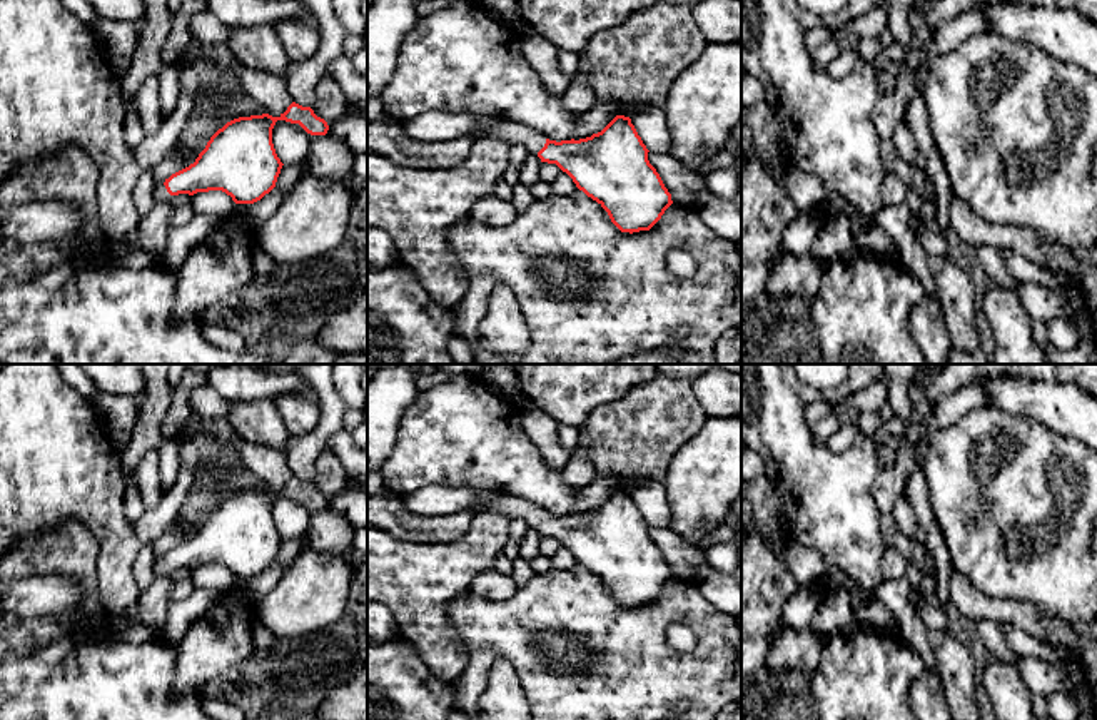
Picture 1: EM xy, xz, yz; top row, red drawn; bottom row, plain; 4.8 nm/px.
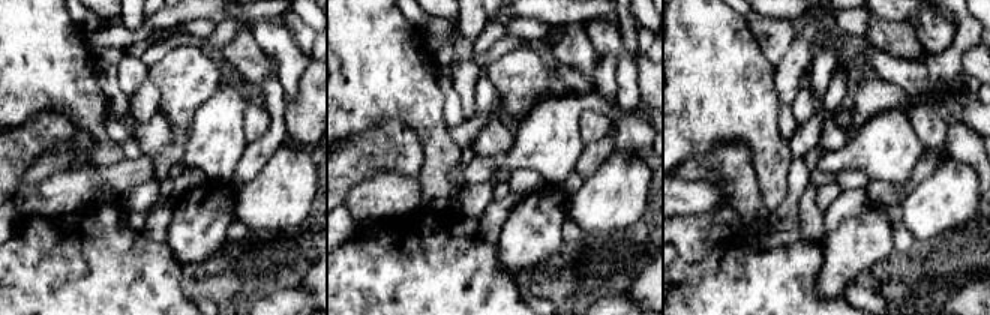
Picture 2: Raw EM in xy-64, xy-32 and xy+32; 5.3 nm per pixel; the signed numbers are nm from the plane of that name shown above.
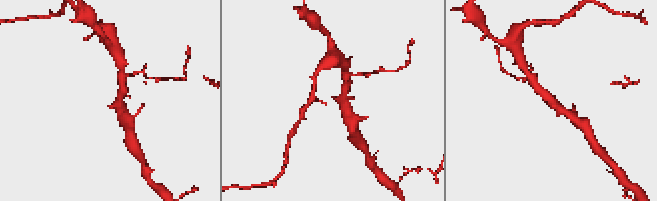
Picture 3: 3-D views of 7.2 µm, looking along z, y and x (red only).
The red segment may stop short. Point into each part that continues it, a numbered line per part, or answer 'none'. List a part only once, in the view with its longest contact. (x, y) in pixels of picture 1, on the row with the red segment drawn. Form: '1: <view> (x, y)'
1: xz (511, 132)

